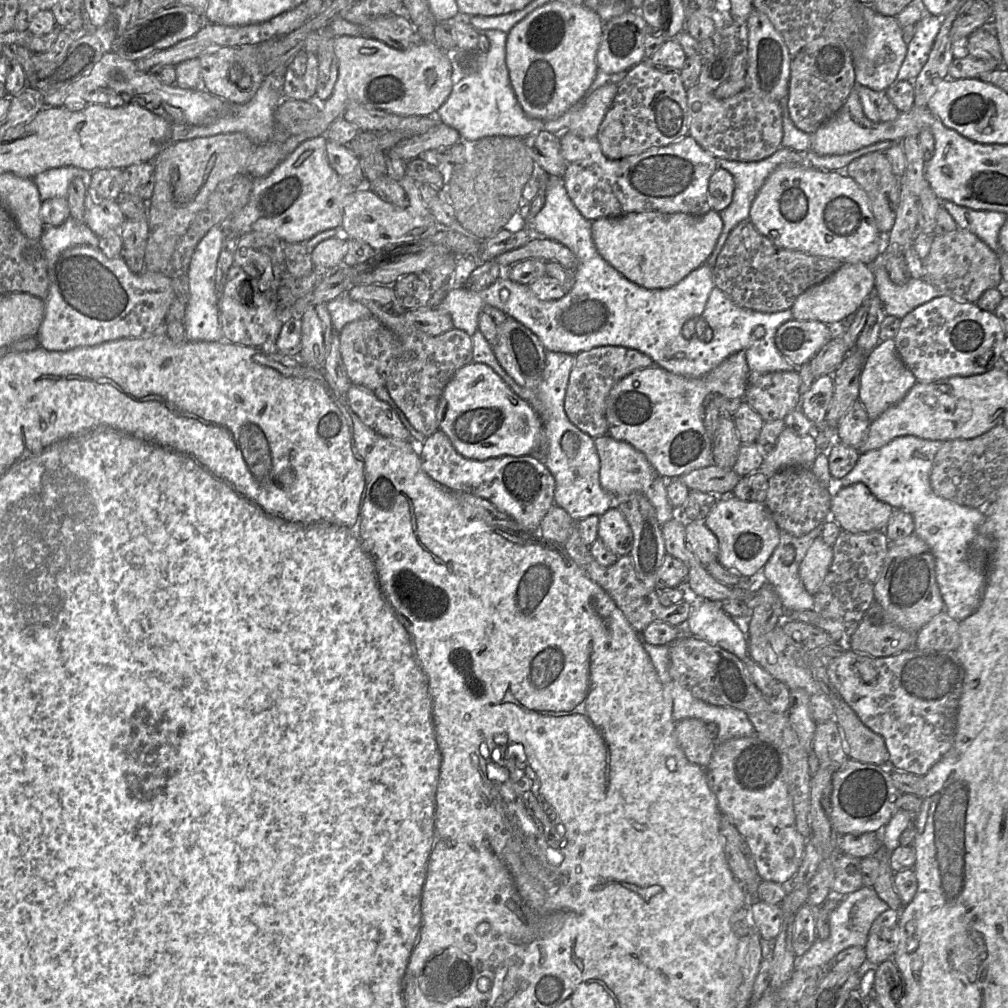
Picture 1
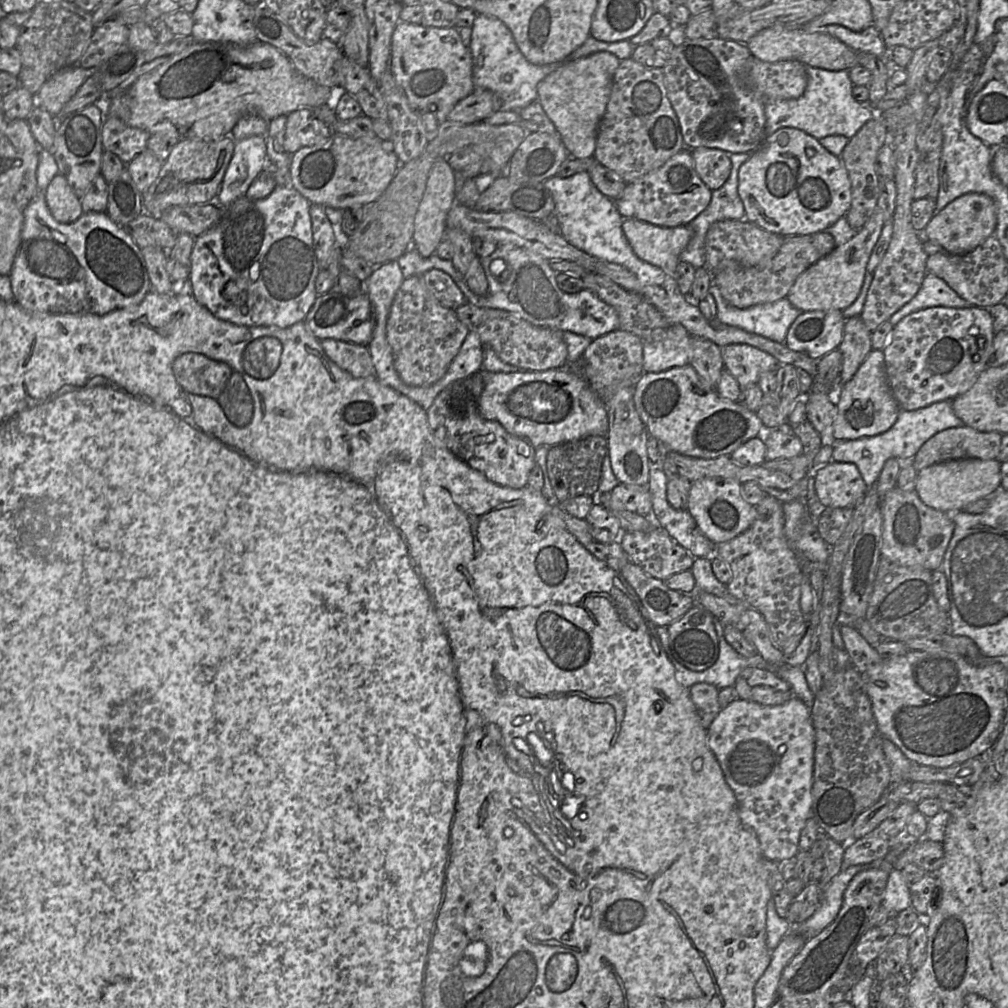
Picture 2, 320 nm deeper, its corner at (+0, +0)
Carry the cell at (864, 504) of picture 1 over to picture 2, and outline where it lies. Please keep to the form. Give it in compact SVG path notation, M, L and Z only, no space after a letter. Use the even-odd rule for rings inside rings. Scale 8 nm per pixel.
M829 461L814 478L815 493L824 507L854 507L868 490L854 463Z

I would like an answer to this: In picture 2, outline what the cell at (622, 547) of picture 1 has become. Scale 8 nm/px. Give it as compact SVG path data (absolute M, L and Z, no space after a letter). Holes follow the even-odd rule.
M619 483L609 492L604 505L609 510L627 510L641 516L652 511L652 500L648 486Z

